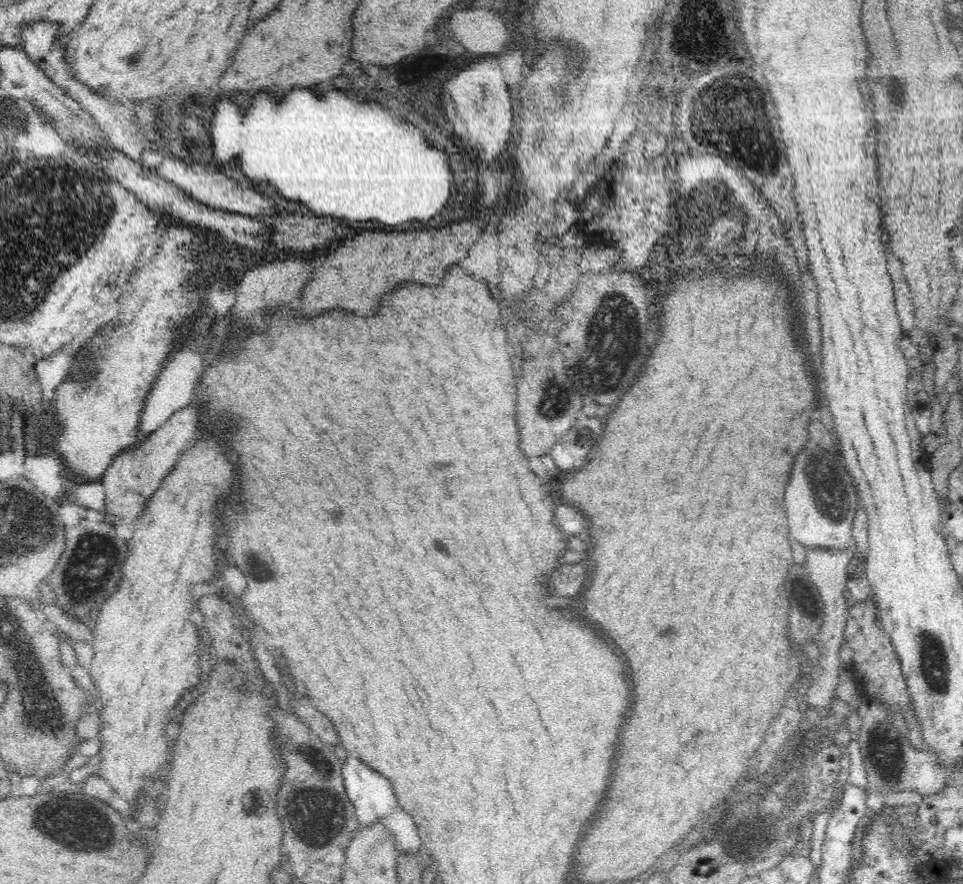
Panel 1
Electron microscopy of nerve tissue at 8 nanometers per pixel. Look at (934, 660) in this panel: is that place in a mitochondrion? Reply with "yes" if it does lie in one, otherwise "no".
yes

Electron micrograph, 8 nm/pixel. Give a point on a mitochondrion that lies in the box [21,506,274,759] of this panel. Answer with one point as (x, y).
(91, 554)

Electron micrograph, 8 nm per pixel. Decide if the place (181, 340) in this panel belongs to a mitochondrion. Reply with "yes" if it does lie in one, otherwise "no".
no

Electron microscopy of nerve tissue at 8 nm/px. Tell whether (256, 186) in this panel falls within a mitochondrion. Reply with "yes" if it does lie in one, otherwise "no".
no

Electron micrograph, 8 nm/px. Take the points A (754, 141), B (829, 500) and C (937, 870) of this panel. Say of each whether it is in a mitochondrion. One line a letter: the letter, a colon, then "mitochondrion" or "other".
A: mitochondrion
B: mitochondrion
C: other

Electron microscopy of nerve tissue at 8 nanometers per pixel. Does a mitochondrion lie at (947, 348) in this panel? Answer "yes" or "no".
no

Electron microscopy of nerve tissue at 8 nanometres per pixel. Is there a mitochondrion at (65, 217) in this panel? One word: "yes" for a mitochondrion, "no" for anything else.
yes

